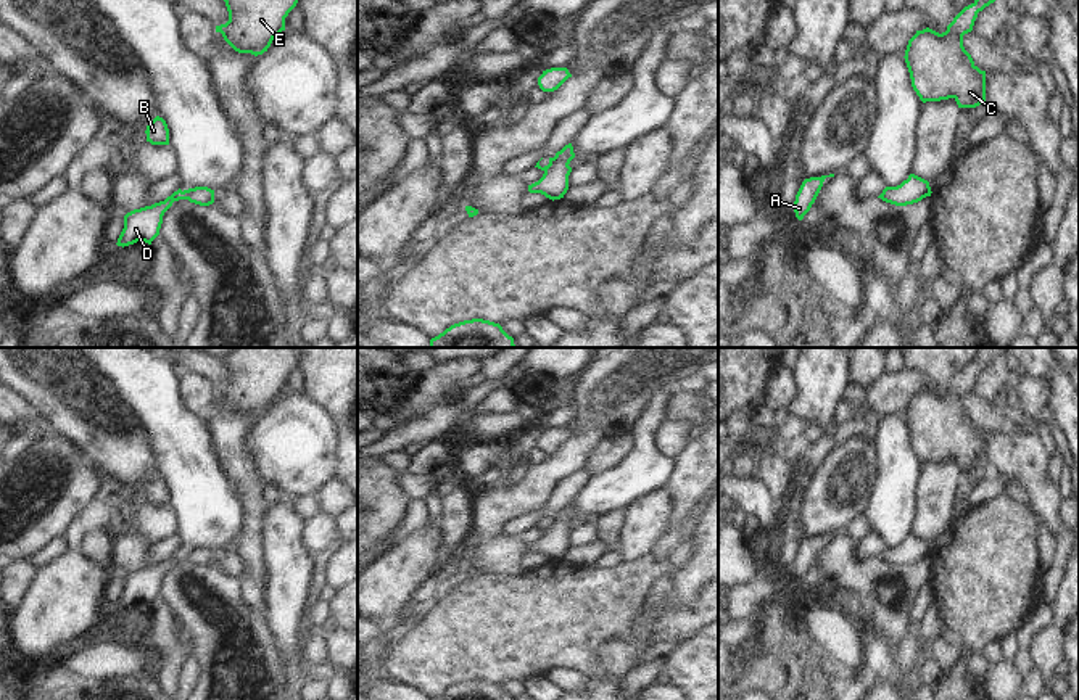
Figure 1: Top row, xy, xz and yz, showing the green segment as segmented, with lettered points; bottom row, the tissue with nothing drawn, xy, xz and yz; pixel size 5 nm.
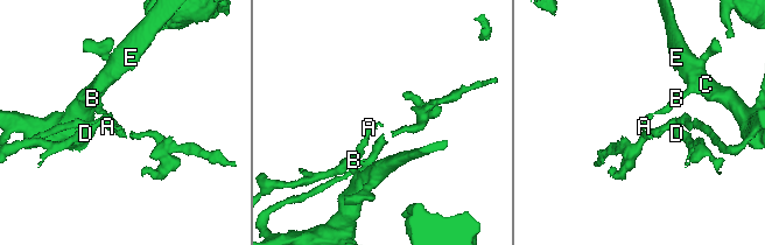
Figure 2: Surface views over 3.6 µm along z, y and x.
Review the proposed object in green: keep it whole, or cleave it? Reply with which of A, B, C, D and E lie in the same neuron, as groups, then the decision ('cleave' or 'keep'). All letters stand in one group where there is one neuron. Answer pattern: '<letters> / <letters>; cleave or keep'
A B C E / D; cleave

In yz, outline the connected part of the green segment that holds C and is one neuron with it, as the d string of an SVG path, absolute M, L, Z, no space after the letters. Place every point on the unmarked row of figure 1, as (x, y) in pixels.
M982 348L947 391L916 391L908 401L905 423L912 447L923 463L953 459L958 468L986 463L986 431L981 431L963 407L963 396L973 391L978 373L994 364L1005 348Z

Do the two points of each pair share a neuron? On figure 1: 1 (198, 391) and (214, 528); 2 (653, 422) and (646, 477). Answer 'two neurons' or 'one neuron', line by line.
1: two neurons
2: one neuron

